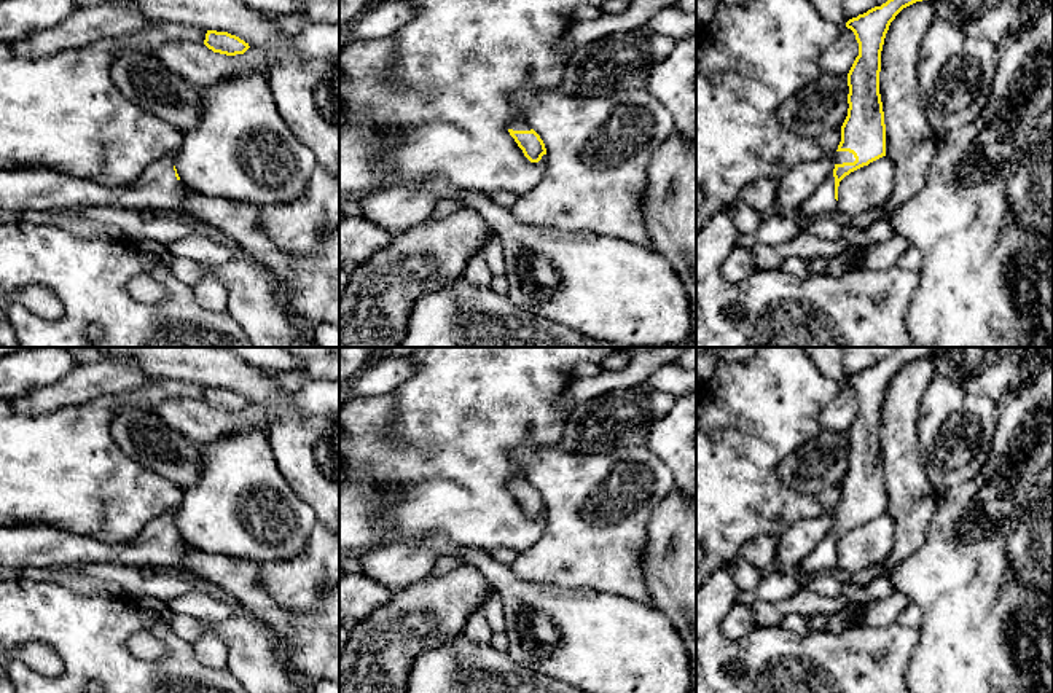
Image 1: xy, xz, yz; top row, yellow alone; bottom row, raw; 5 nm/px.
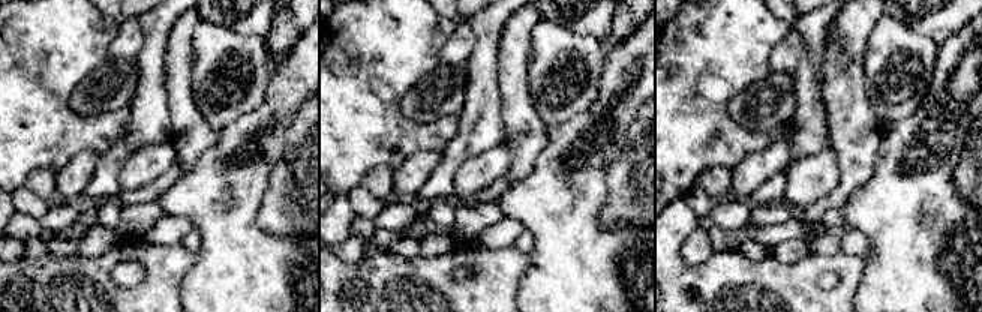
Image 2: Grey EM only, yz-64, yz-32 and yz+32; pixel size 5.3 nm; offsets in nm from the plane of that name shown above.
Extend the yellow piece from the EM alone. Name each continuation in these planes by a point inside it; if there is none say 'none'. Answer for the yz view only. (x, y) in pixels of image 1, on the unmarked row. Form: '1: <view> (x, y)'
1: yz (840, 513)

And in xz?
1: xz (516, 481)

